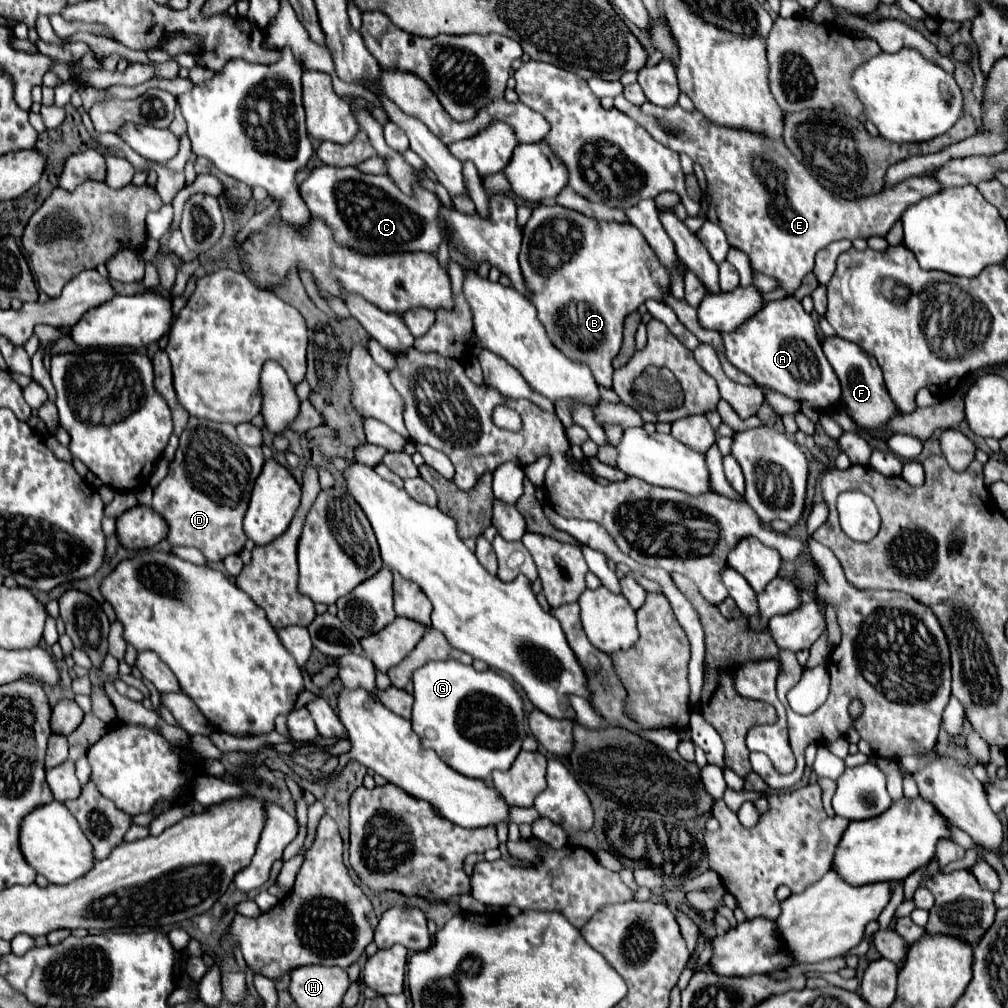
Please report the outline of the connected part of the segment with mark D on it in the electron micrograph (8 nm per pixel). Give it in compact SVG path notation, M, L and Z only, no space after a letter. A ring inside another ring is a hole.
M191 416L187 428L181 434L175 458L169 464L169 472L153 492L153 510L159 512L169 524L167 540L173 546L193 546L201 550L209 562L221 562L229 554L239 554L247 540L243 532L243 516L247 512L251 490L257 476L261 474L263 464L265 458L261 448L243 444L235 432L235 426Z

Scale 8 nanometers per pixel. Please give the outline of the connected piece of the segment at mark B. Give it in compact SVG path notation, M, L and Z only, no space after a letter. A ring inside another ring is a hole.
M557 204L535 206L529 222L523 228L523 248L519 262L525 282L533 292L531 302L535 304L539 320L547 328L553 344L557 344L557 348L561 348L565 356L587 364L595 380L601 386L611 388L611 362L619 354L623 342L623 320L649 298L663 302L667 296L665 292L671 290L671 276L647 244L645 236L631 224L617 224L607 220L599 222Z

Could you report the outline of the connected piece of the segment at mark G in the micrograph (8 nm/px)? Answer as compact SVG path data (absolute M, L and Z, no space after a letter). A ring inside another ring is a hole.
M457 660L443 662L427 662L417 668L411 676L413 682L413 732L421 738L423 748L433 748L441 760L445 760L457 772L465 772L465 776L487 780L493 770L507 770L517 758L521 744L527 736L527 716L523 712L523 700L517 690L509 684L507 678L499 676L493 670L475 672L473 666L461 664Z

